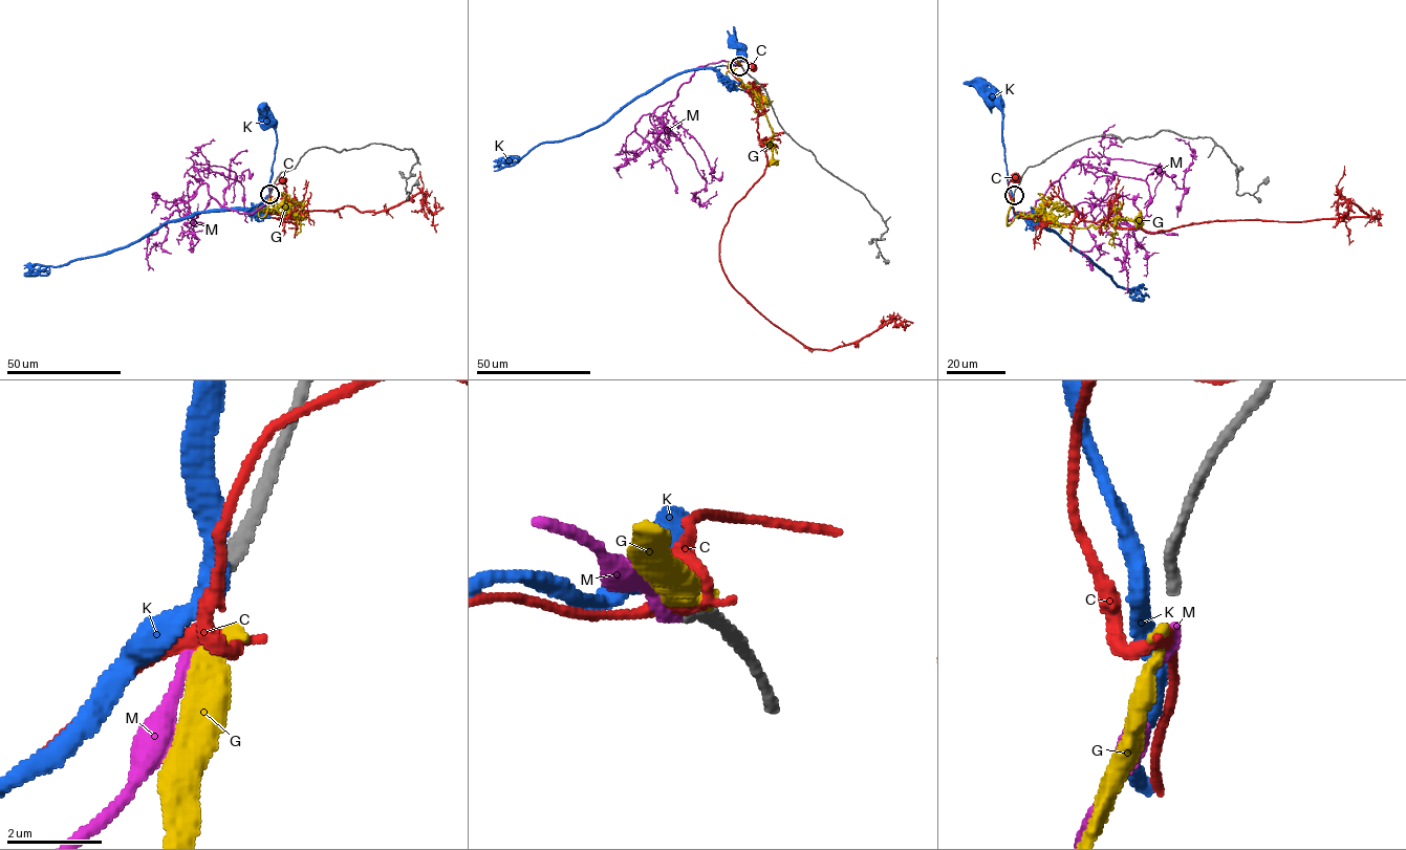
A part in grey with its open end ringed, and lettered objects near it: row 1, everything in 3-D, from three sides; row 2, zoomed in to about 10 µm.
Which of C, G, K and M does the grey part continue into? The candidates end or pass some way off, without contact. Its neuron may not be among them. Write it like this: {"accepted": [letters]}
{"accepted": ["M"]}

